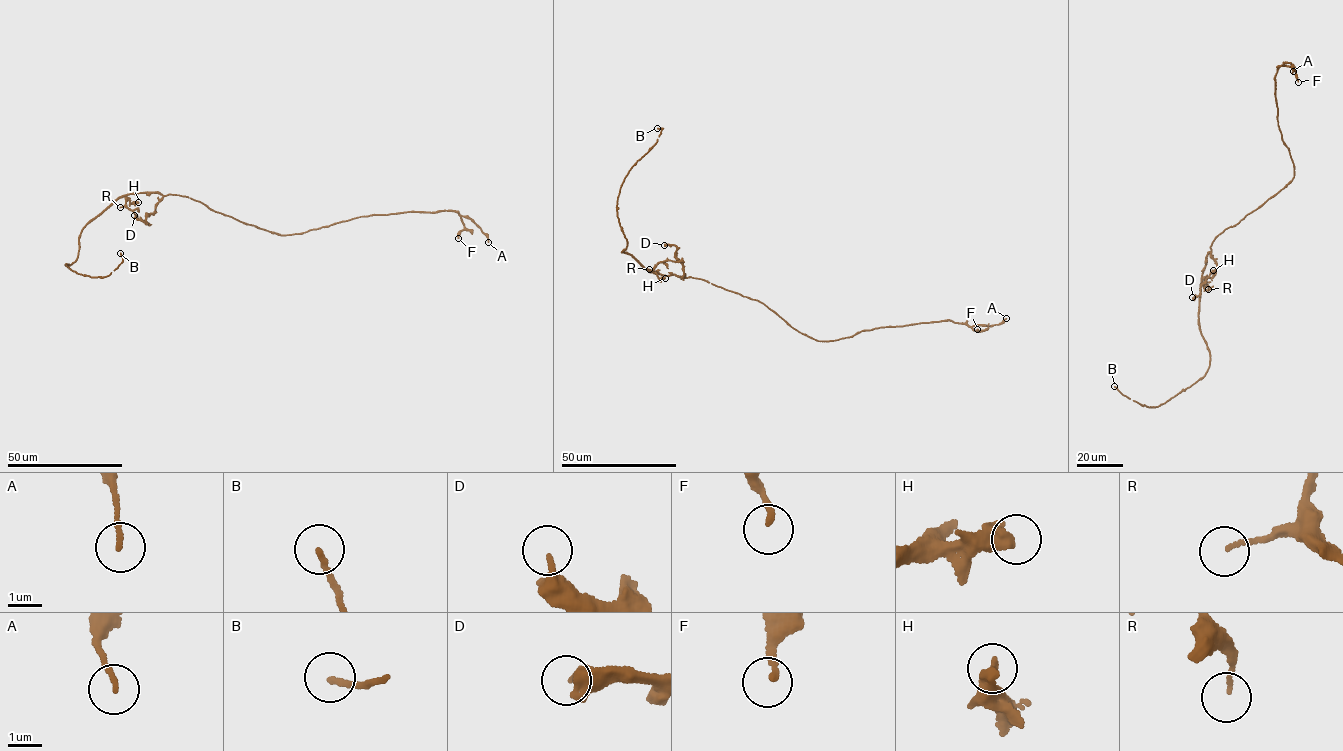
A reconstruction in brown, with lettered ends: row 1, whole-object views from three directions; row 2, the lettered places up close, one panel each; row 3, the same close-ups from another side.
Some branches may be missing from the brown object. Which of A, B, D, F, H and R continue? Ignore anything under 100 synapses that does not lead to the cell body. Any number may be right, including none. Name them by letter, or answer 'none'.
none

